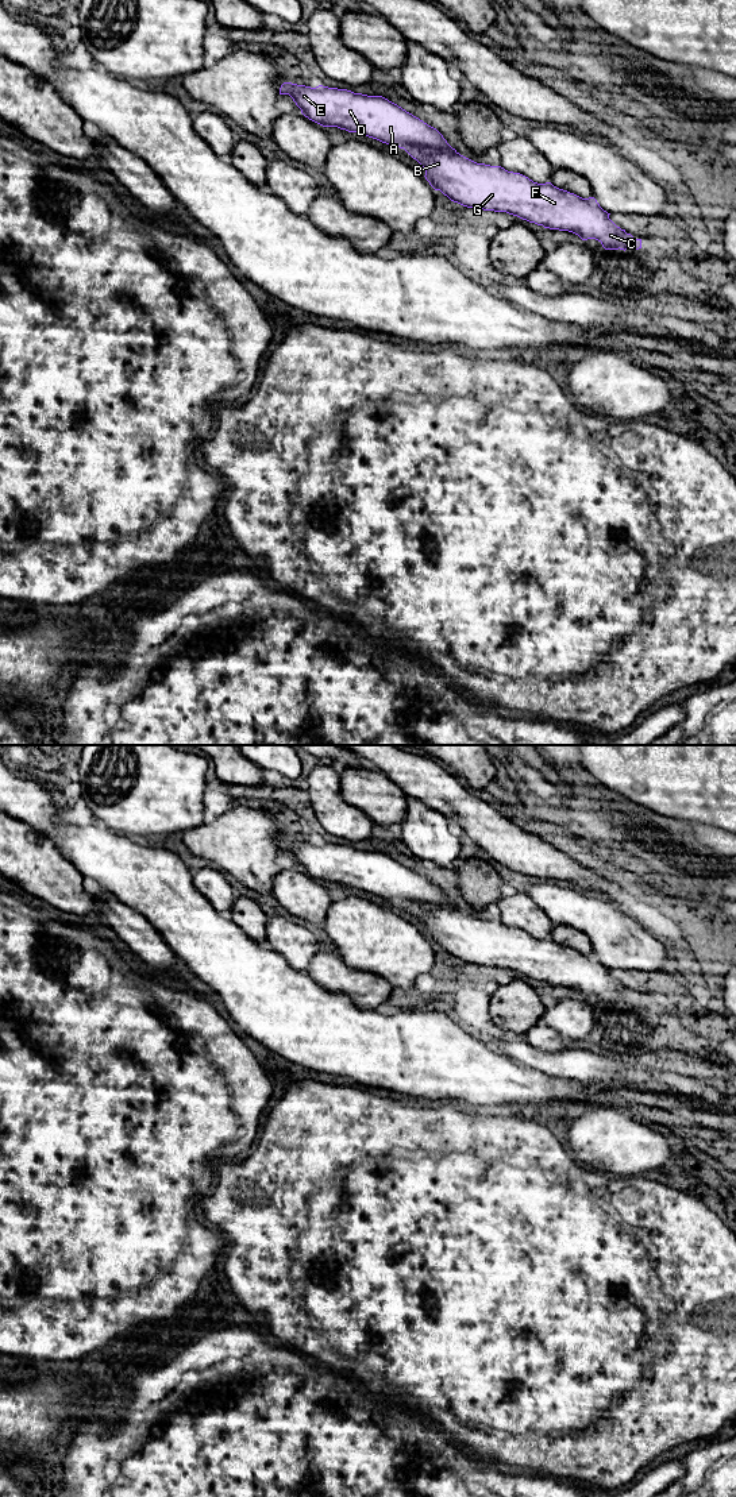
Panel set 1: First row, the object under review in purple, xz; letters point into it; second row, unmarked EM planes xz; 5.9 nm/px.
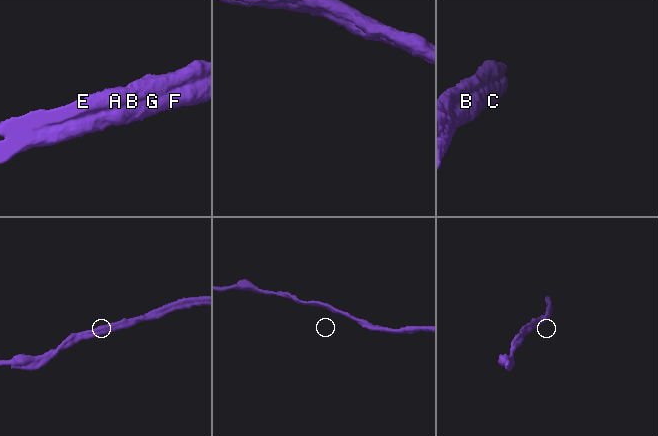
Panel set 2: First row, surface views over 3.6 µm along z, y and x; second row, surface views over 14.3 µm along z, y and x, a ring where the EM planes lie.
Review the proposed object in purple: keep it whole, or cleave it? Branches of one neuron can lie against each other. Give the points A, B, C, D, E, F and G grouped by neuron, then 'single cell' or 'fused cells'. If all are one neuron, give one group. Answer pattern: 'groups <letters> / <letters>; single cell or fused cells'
groups A B C D E F G; single cell

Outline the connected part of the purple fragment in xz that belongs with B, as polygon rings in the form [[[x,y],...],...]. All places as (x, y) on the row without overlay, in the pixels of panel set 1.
[[[284,838],[280,850],[289,850],[301,869],[323,883],[338,883],[363,890],[382,899],[404,904],[425,926],[425,935],[451,957],[467,964],[506,968],[550,985],[569,987],[582,996],[596,995],[605,1006],[639,1006],[641,995],[635,995],[617,983],[594,953],[582,954],[559,945],[551,938],[537,940],[528,933],[508,927],[501,922],[477,919],[452,904],[443,891],[419,873],[382,852],[367,852],[347,845],[316,844]]]

